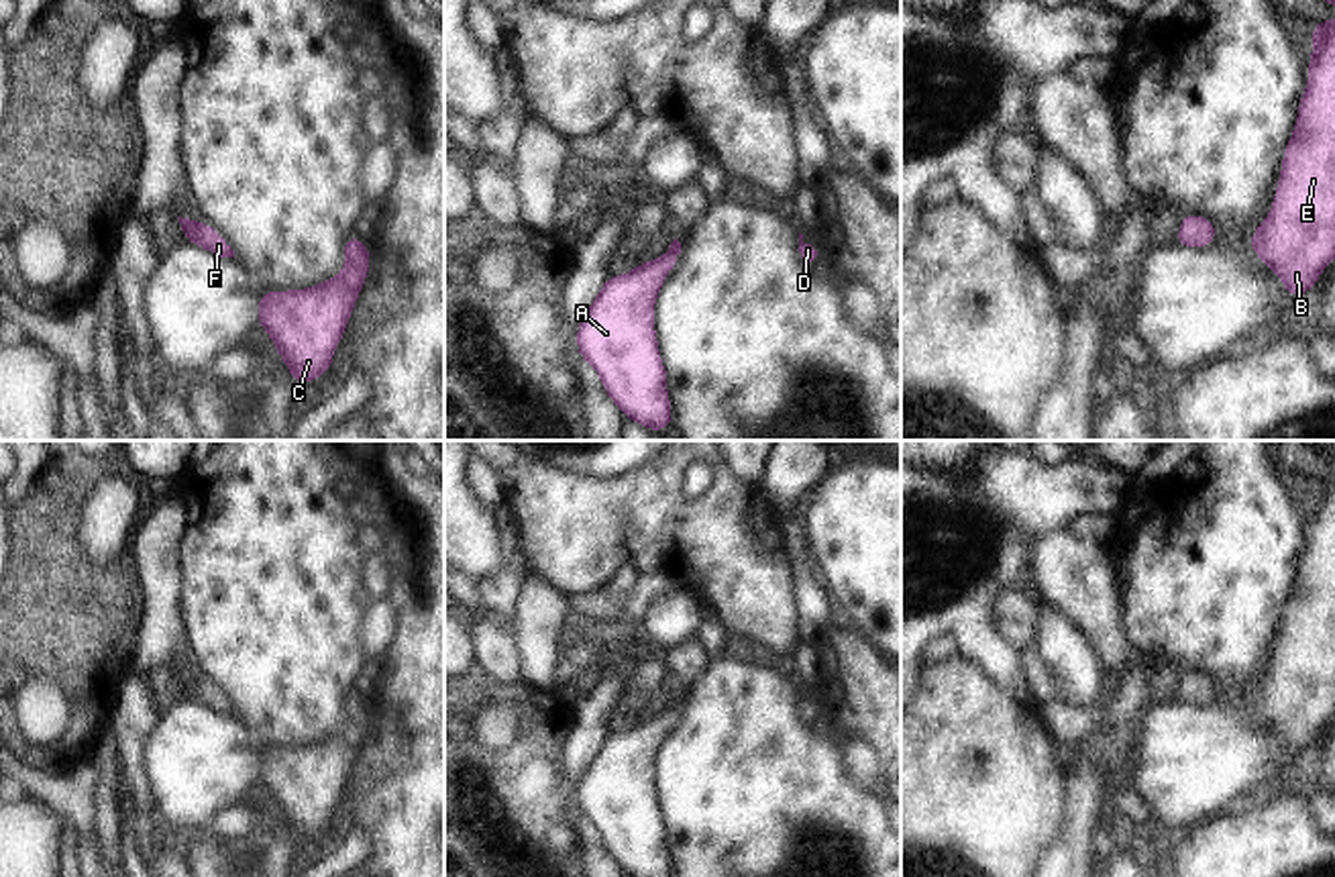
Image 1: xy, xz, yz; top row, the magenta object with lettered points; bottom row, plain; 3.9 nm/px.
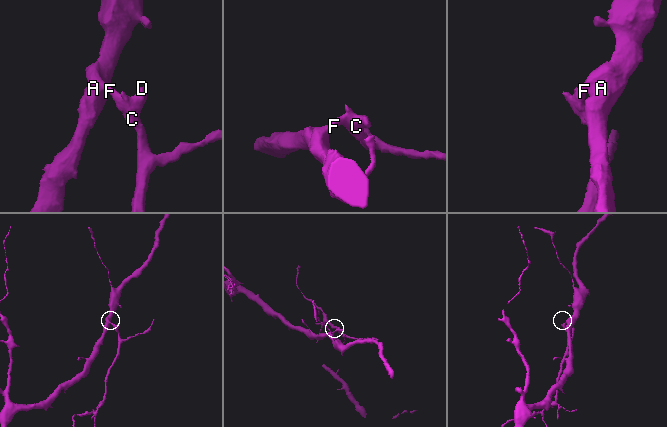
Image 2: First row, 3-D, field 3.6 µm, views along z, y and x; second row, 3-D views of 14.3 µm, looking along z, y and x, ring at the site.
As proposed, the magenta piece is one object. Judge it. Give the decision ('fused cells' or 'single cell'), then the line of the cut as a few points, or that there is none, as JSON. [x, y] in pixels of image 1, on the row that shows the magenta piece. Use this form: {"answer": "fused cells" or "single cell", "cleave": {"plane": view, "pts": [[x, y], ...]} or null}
{"answer": "single cell", "cleave": null}

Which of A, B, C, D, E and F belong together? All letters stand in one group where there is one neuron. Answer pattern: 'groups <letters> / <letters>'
groups A B C D E F

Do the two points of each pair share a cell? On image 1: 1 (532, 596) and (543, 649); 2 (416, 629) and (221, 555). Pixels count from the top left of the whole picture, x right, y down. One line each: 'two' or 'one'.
1: one
2: two

